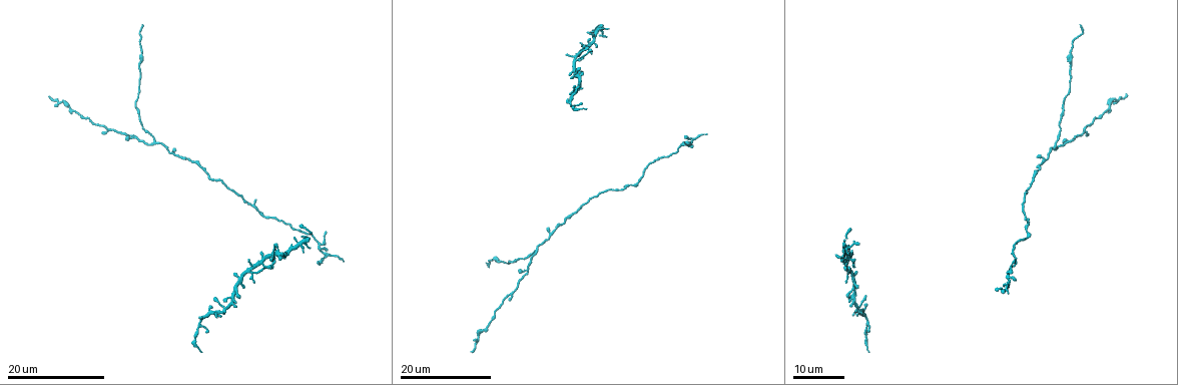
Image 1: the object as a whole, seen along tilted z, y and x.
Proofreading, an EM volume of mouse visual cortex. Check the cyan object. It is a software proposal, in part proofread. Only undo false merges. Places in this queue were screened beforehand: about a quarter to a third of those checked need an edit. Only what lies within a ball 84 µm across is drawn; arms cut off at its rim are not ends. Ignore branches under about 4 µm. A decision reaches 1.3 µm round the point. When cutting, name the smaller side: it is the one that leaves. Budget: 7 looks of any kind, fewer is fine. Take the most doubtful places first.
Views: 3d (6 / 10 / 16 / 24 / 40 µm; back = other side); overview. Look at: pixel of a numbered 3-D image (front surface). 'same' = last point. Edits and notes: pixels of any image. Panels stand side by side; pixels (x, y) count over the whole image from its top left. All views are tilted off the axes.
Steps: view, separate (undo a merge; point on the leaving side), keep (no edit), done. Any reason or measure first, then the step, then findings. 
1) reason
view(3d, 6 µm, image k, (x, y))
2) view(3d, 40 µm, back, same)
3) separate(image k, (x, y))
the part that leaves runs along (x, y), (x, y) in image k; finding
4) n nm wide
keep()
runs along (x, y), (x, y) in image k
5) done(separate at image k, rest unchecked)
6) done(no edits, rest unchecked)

four or more arms meet
view(3d, 24 µm, image 1, (250, 269))

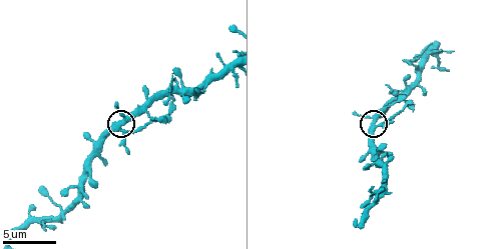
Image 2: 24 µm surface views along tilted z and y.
view(3d, 10 µm, image 2, (118, 128))

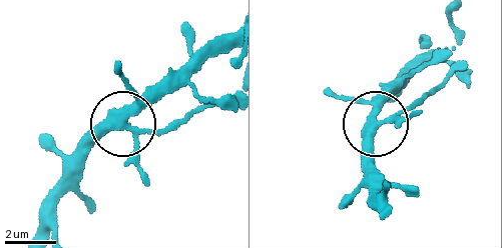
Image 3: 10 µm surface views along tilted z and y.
other side
view(3d, 10 µm, back, image 3, (381, 124))

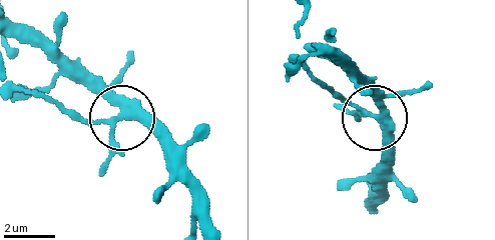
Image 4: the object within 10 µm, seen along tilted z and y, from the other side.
4 arms
keep()
one neuron here

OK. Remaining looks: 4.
three arms meet
view(3d, 24 µm, image 1, (153, 143))

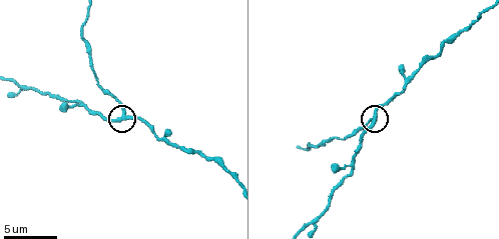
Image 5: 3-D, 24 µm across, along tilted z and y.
view(3d, 6 µm, image 5, (121, 115))

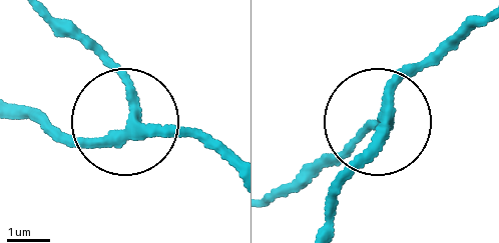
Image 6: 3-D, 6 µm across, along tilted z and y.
240 nm wide
keep()
continuous, no second neuron

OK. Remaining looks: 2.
a narrow waist
view(3d, 10 µm, image 5, (442, 53))

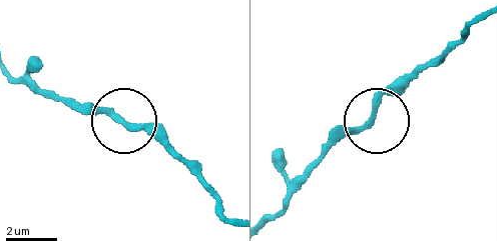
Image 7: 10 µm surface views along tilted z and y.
keep()
runs along (486, 13), (327, 153) in image 7; one neuron here

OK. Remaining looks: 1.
done(no edits, rest unchecked)

